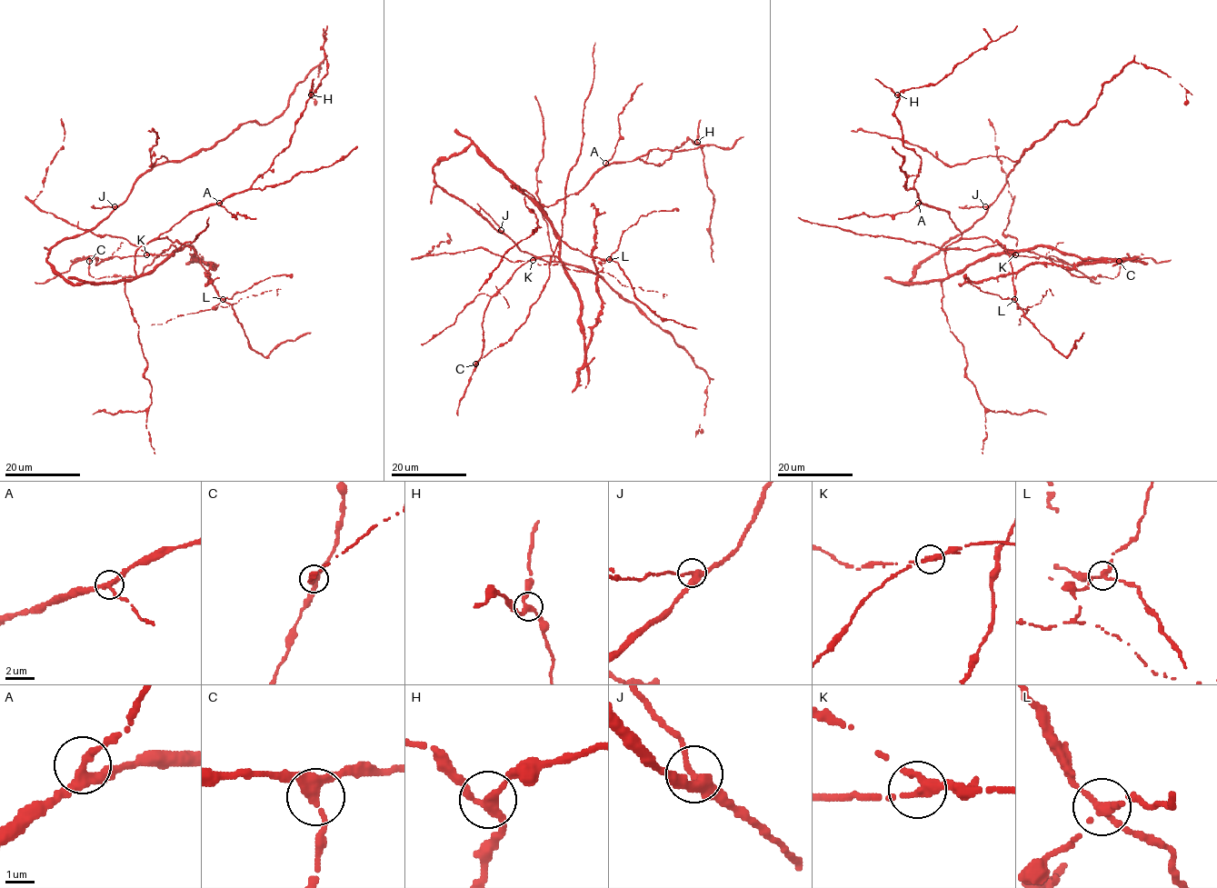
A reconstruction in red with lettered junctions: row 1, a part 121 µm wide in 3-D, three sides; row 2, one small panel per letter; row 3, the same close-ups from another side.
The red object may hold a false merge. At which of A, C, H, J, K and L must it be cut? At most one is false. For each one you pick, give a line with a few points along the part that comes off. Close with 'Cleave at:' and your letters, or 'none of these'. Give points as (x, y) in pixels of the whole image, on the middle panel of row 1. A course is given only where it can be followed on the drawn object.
L: course (608, 260), (601, 264), (602, 271), (623, 285), (657, 292), (663, 297)
Cleave at: L

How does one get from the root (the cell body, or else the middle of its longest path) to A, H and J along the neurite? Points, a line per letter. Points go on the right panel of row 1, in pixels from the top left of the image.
A: (911, 279), (907, 284), (900, 283), (943, 279), (948, 275), (945, 248), (961, 236), (948, 212), (918, 203)
H: (911, 279), (900, 283), (943, 279), (945, 248), (961, 233), (918, 199), (921, 159), (903, 144), (897, 94)
J: (911, 279), (918, 266), (951, 237), (980, 220), (985, 213), (985, 206)

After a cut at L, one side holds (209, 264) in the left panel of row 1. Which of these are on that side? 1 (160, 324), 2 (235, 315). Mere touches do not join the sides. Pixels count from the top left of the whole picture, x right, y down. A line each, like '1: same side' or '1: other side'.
1: other side
2: same side

